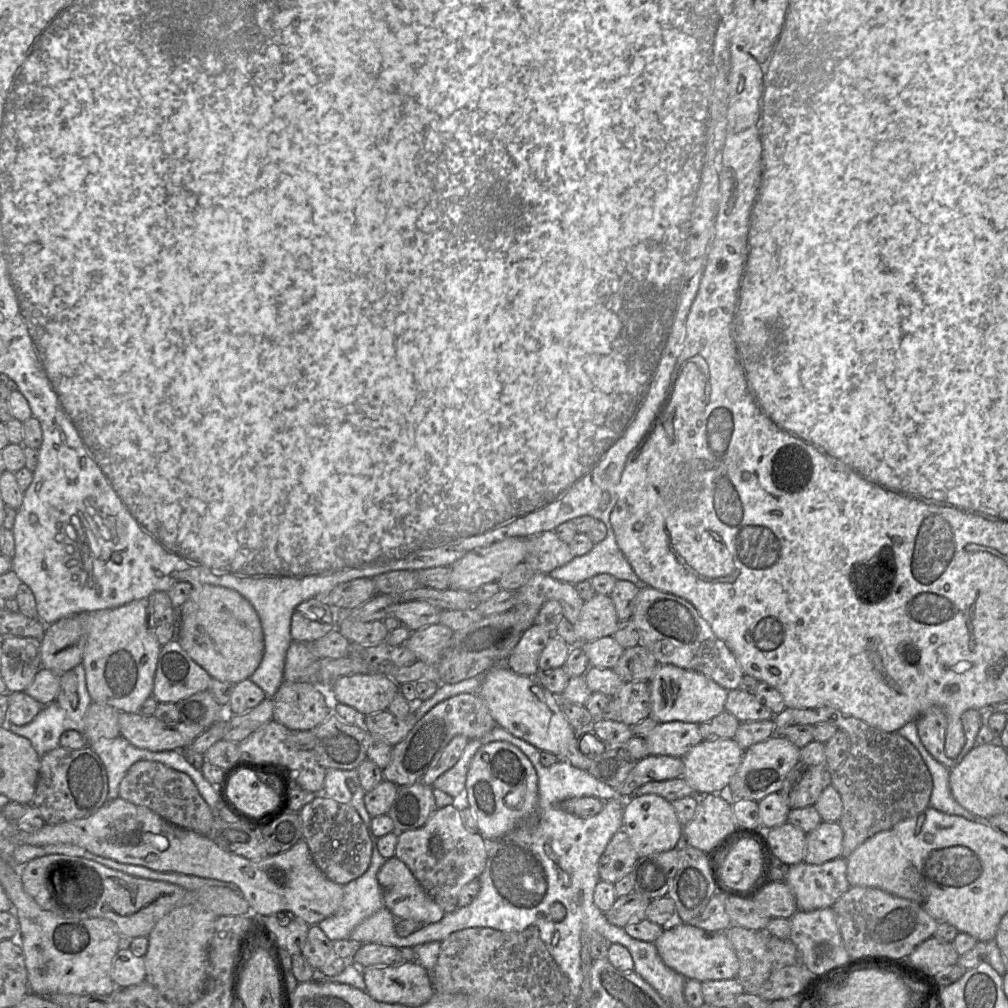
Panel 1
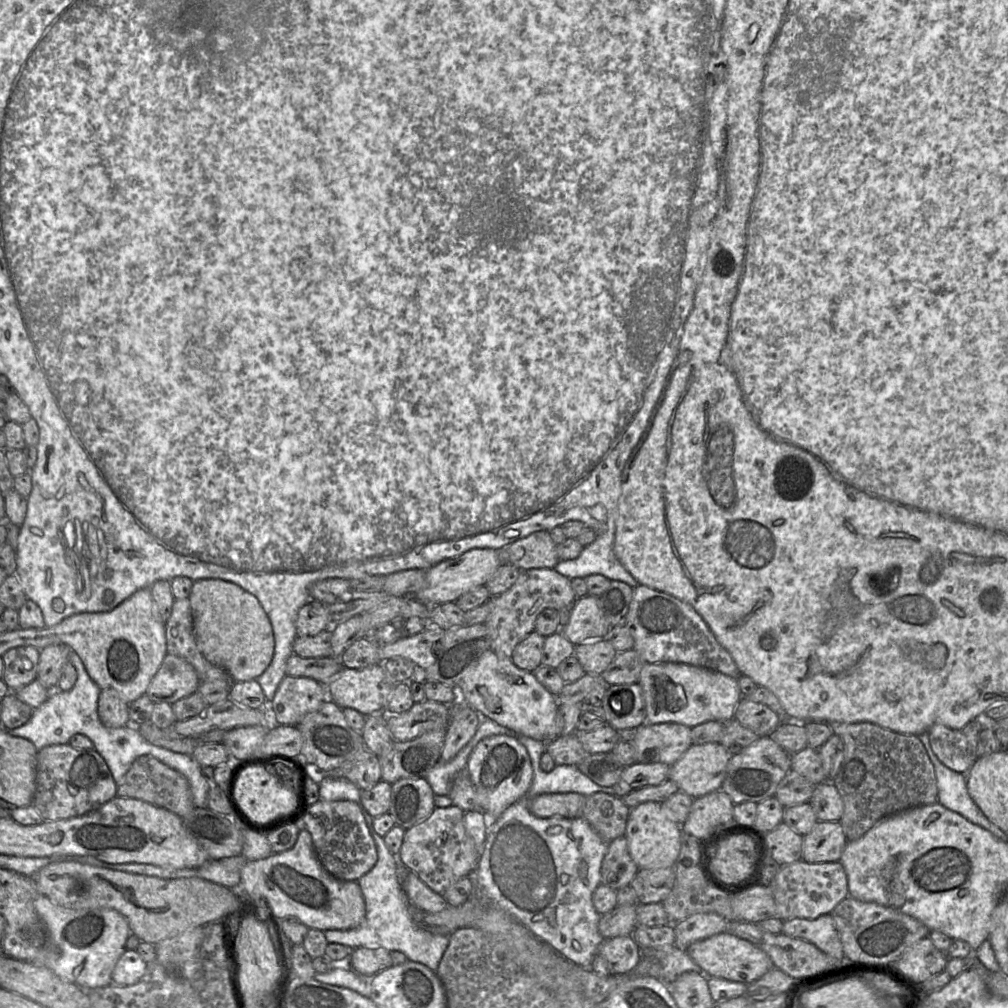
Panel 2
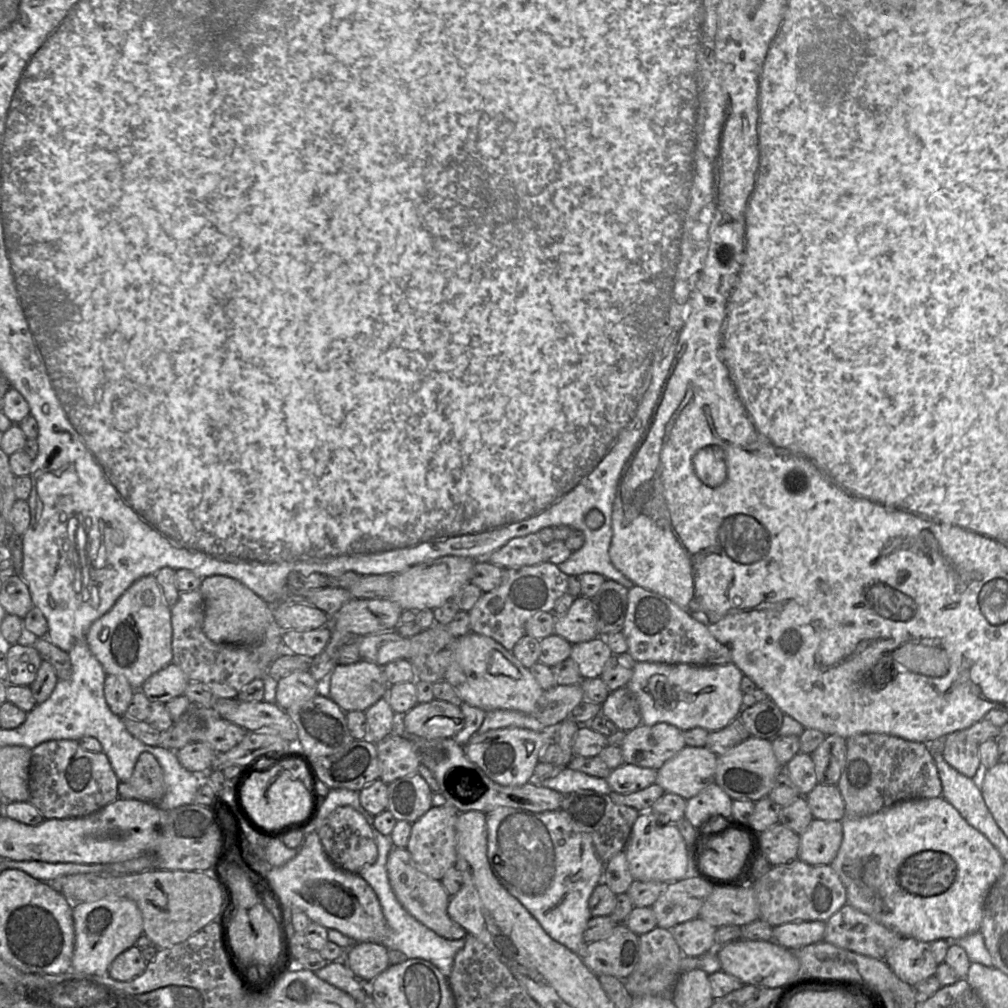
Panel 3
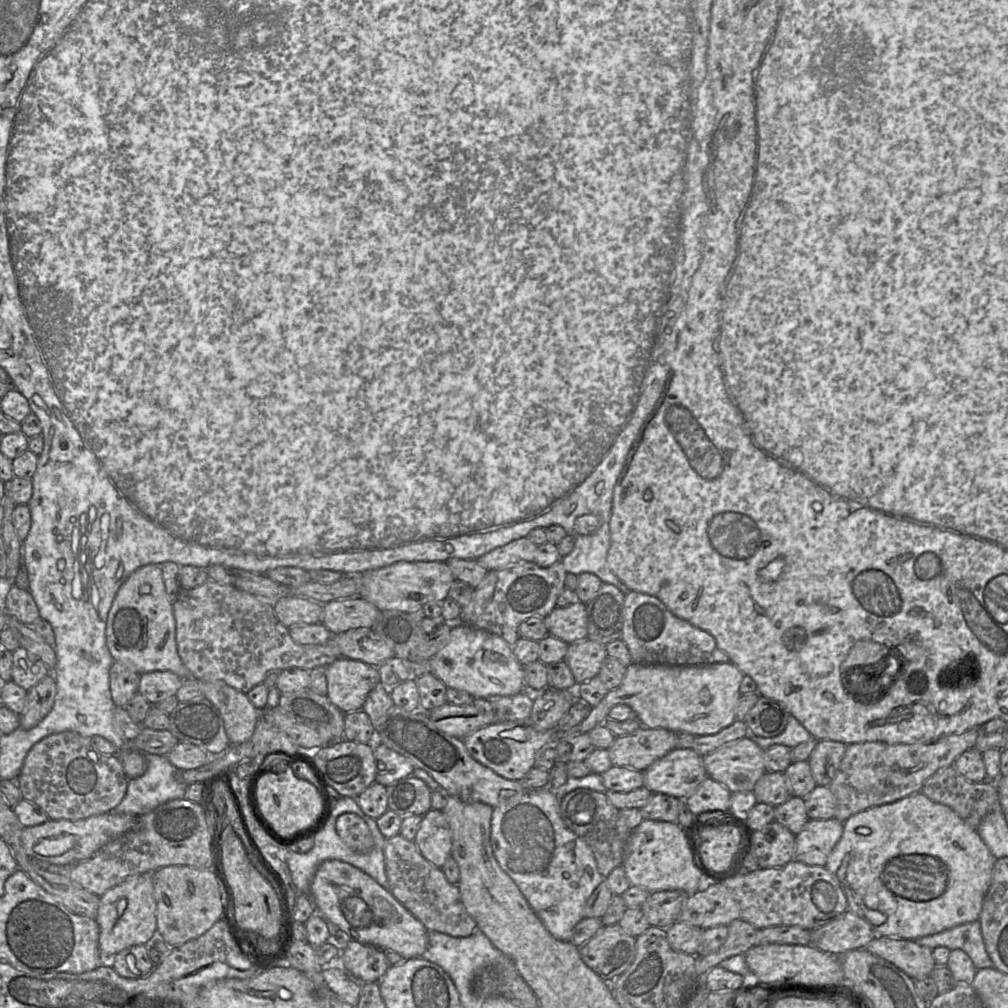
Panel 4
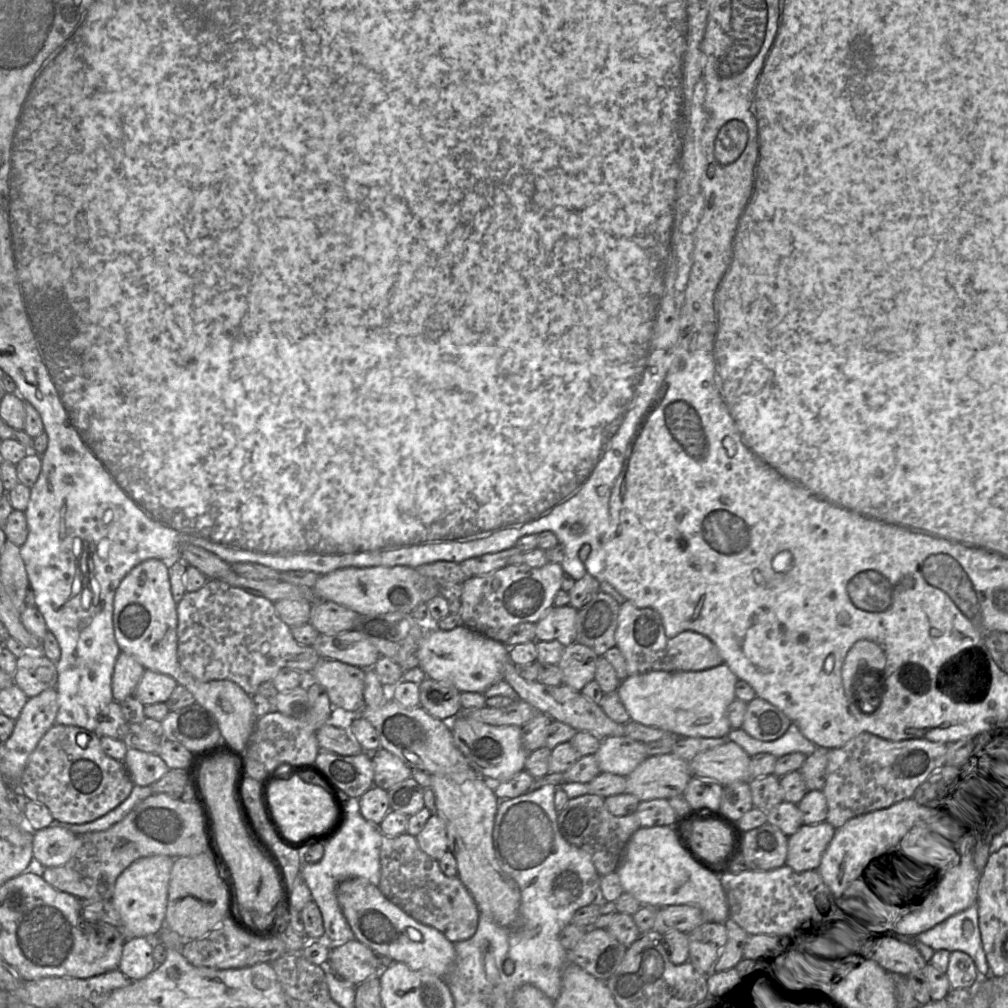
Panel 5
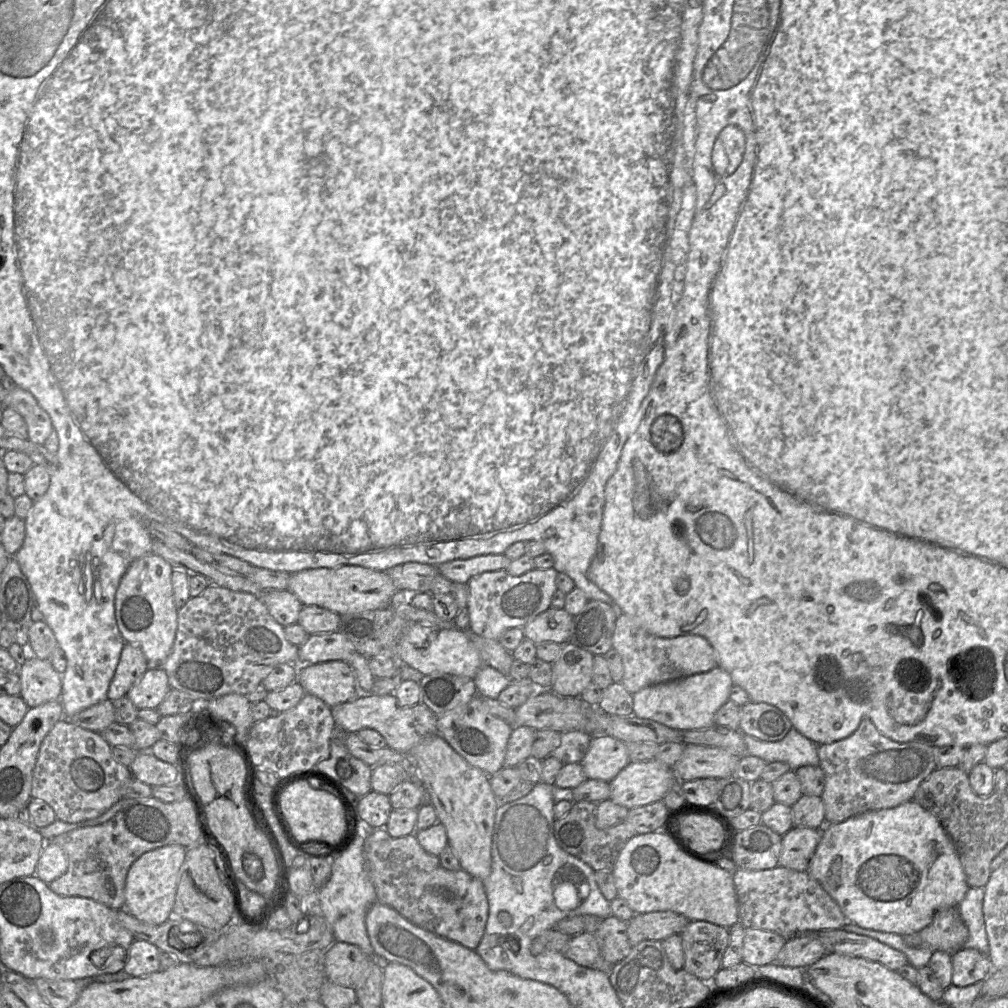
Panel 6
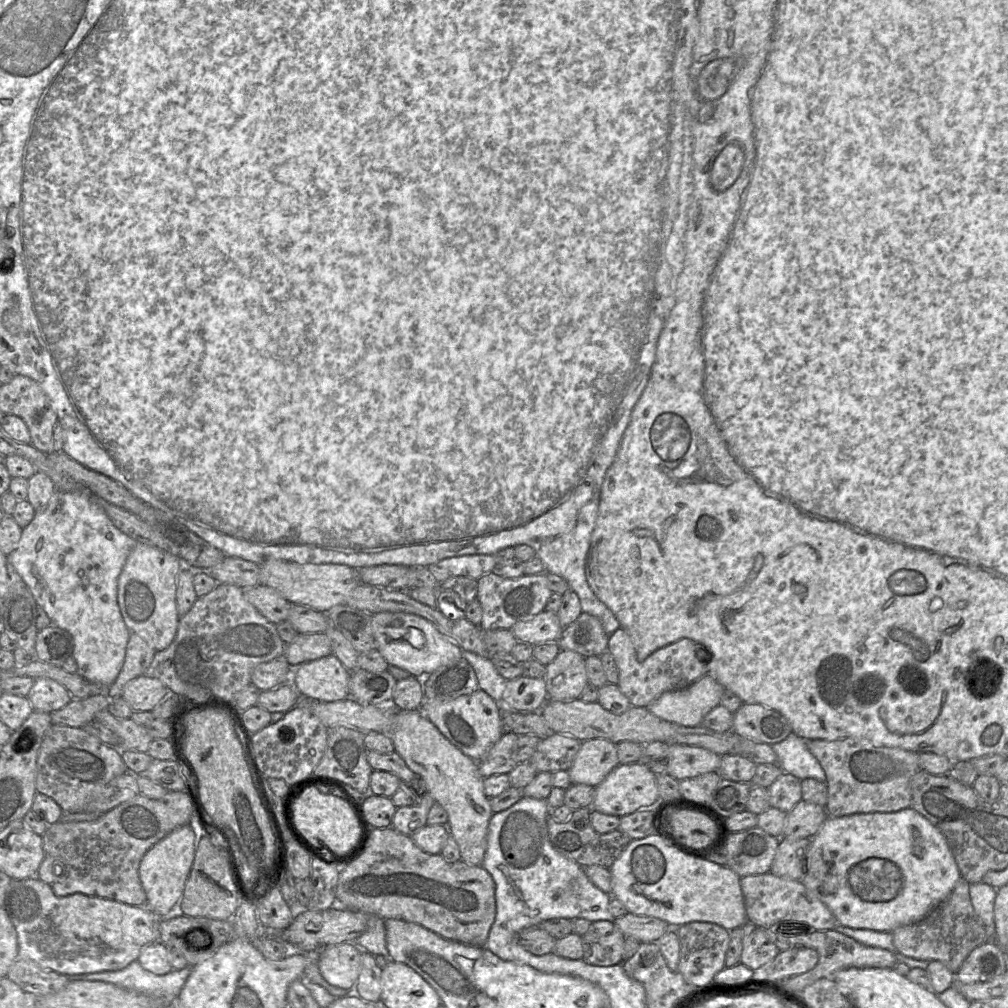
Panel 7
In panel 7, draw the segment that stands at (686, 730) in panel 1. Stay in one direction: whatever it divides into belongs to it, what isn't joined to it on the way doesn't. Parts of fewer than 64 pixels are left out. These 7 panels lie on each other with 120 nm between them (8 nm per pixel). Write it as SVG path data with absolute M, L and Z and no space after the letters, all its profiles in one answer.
M605 739L582 741L568 770L572 784L599 785L619 765L617 744Z

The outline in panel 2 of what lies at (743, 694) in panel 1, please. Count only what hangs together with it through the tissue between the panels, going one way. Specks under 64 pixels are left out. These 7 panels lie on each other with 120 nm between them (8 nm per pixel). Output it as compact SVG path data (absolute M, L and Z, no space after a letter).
M742 697L736 706L734 719L759 737L771 737L782 722L782 714L775 712L765 704Z

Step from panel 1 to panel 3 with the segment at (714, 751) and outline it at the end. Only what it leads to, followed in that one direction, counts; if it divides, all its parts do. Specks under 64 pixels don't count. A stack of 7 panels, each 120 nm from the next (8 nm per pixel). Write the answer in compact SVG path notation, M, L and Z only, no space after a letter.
M686 745L657 770L655 783L659 785L665 793L677 794L685 800L688 800L696 796L710 784L715 783L717 757L716 754L706 747L691 747Z

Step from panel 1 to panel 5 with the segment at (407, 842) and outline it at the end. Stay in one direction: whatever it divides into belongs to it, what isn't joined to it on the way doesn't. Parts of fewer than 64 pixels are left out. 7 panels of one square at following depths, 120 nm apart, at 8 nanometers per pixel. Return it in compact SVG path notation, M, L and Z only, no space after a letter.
M433 813L416 837L419 848L431 858L439 861L448 851L448 838L443 820Z

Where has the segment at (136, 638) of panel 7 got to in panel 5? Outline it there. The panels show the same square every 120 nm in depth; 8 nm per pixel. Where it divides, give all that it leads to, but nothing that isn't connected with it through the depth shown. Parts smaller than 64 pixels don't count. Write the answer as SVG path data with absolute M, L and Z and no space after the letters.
M120 652L112 675L114 701L121 702L132 696L146 669L131 655Z

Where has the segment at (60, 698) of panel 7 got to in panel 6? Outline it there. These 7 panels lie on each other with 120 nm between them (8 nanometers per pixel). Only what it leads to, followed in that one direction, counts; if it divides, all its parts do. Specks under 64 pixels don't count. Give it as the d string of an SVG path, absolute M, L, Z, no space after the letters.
M30 655L17 670L20 677L20 696L29 708L60 700L62 674L59 674L49 660Z

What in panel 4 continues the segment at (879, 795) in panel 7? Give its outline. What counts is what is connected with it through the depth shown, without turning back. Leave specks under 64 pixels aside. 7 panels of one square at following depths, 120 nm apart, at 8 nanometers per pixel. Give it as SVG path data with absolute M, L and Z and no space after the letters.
M973 728L960 734L943 736L928 743L848 744L837 773L828 786L836 797L835 818L844 823L858 812L918 793L929 777L939 769L953 765L960 754L973 748L979 733L980 729Z

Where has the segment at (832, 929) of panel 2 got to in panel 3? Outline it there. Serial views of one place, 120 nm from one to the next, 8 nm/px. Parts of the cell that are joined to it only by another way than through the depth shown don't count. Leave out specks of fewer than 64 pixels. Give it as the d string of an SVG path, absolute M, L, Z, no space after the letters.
M791 921L774 926L772 940L790 950L824 941L826 921Z

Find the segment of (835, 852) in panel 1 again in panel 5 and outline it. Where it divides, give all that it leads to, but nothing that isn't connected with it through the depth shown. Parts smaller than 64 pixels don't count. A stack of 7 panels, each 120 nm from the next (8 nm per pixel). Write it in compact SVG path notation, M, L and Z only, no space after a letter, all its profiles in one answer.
M824 821L814 825L801 825L798 831L788 837L786 864L797 872L817 869L822 855L835 834L836 828Z

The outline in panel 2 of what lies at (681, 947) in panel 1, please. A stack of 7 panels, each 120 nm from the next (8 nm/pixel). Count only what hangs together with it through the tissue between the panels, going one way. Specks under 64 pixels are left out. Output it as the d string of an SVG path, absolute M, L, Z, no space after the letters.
M728 931L694 942L686 949L686 952L708 977L722 978L747 985L758 980L774 967L765 951Z

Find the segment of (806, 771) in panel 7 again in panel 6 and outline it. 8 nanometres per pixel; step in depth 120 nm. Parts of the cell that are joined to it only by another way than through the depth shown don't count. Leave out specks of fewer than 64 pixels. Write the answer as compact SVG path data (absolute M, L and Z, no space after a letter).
M792 727L787 735L778 741L759 740L744 735L746 754L757 756L766 763L785 762L790 770L805 765L818 766L818 746Z

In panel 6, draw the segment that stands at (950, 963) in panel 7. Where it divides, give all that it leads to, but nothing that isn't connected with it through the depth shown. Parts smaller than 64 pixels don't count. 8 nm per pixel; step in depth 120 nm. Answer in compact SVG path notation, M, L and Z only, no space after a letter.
M950 907L937 912L932 922L922 930L903 937L911 947L942 951L952 956L964 948L968 936L968 928L958 907Z

